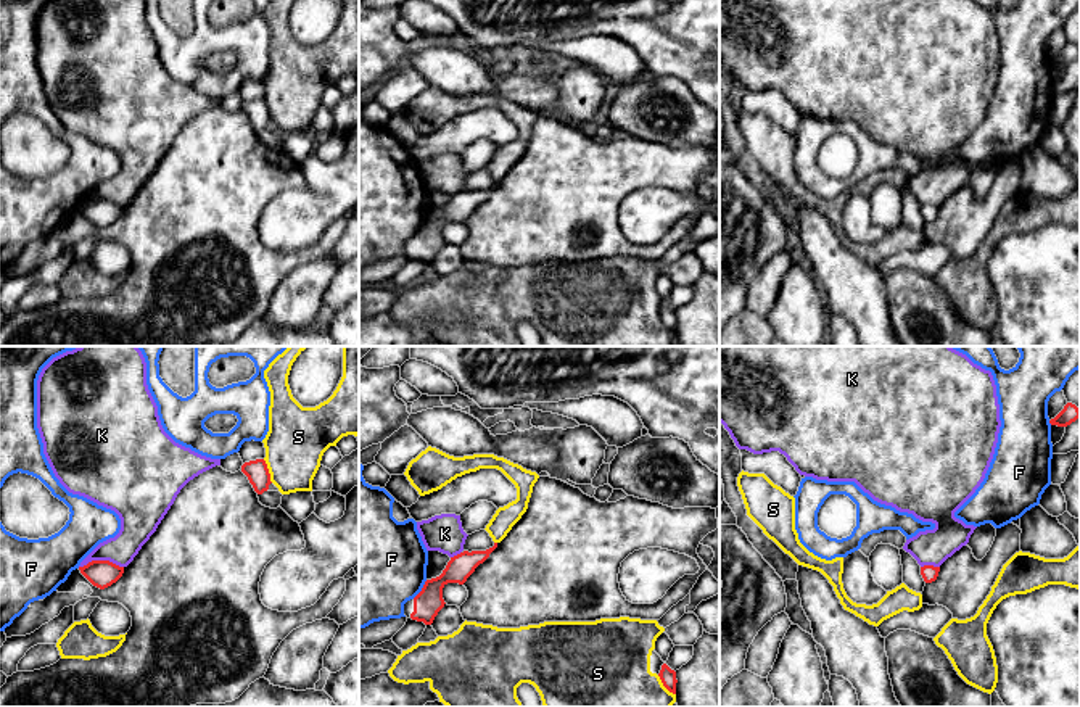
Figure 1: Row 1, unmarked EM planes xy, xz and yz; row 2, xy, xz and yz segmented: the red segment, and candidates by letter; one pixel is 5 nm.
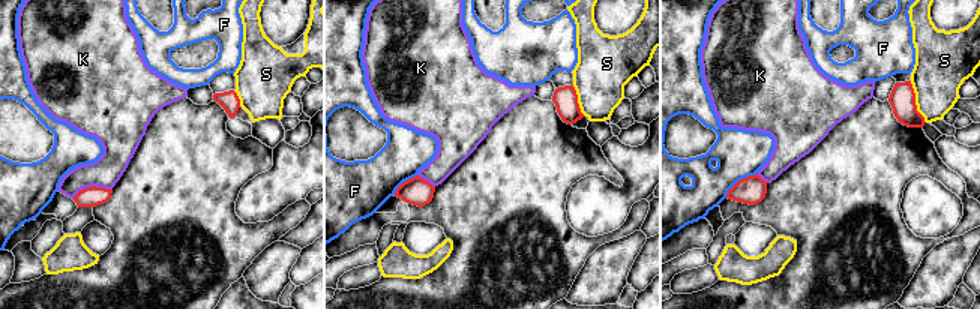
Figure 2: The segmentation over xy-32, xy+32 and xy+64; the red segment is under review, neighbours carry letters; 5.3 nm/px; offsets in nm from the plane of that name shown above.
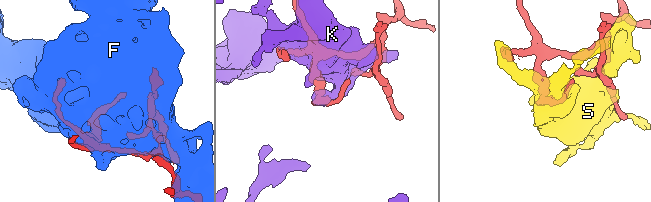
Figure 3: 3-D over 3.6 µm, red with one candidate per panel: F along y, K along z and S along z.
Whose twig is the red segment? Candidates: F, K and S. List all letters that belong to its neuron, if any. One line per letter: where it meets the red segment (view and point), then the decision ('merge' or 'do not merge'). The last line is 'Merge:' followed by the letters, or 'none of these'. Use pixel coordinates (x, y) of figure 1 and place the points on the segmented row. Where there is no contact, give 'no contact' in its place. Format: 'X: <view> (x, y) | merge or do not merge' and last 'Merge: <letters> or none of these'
F: xz (422, 590) | do not merge
K: xy (100, 561) | do not merge
S: xy (267, 471) | do not merge
Merge: none of these

